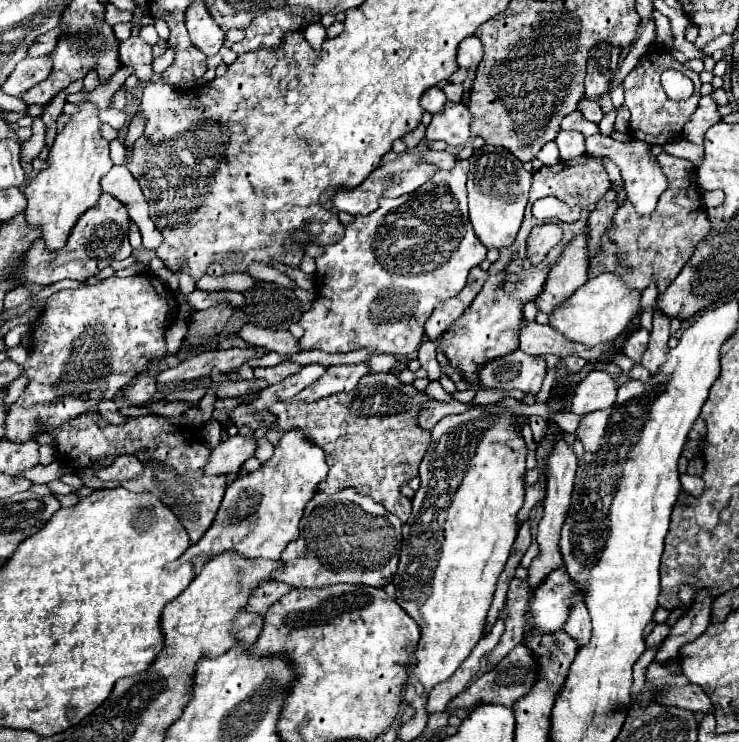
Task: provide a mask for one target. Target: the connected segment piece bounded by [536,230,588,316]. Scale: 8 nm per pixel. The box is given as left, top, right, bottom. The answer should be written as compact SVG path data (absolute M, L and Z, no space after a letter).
M584 230L582 236L570 242L566 254L562 256L562 262L558 262L558 266L554 266L554 270L550 272L550 278L546 280L546 286L536 302L538 310L550 316L556 306L566 302L588 280L586 270L588 262L586 262L586 230Z

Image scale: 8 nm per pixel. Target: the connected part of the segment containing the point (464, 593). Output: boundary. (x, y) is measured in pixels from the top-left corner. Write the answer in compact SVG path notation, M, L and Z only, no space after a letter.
M494 406L488 408L472 408L464 414L456 414L456 416L446 416L442 418L434 428L432 428L432 444L430 450L426 450L426 456L422 458L420 464L420 480L422 486L416 492L416 496L412 498L412 514L408 518L408 522L404 524L404 540L402 540L402 554L400 554L400 564L398 564L398 572L394 574L394 586L396 586L396 602L416 620L416 624L420 626L420 642L414 650L414 662L410 664L410 678L416 678L422 686L424 686L424 694L430 694L432 688L444 680L448 680L458 666L470 656L472 648L478 644L478 640L482 638L482 626L486 622L486 612L490 608L494 590L496 590L496 580L500 576L500 572L506 566L506 560L510 556L510 548L516 540L518 534L518 512L524 504L524 474L526 474L526 442L520 434L514 434L514 430L510 430L510 416L508 412L500 412Z

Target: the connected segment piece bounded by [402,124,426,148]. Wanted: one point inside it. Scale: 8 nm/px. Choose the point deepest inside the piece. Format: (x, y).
(413, 139)

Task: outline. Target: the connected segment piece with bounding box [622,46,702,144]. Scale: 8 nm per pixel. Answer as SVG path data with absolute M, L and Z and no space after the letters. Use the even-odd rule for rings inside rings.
M652 46L648 50L648 54L644 54L640 58L640 62L636 64L636 68L626 76L624 80L624 104L622 108L630 110L630 128L632 128L632 136L638 140L646 140L648 144L666 144L674 138L678 138L682 134L684 124L690 120L690 116L696 112L698 102L700 102L700 78L696 72L686 68L684 64L680 64L670 50L666 50L664 46ZM664 70L680 70L694 82L694 94L688 100L676 102L670 100L664 92L664 88L660 86L660 74Z

